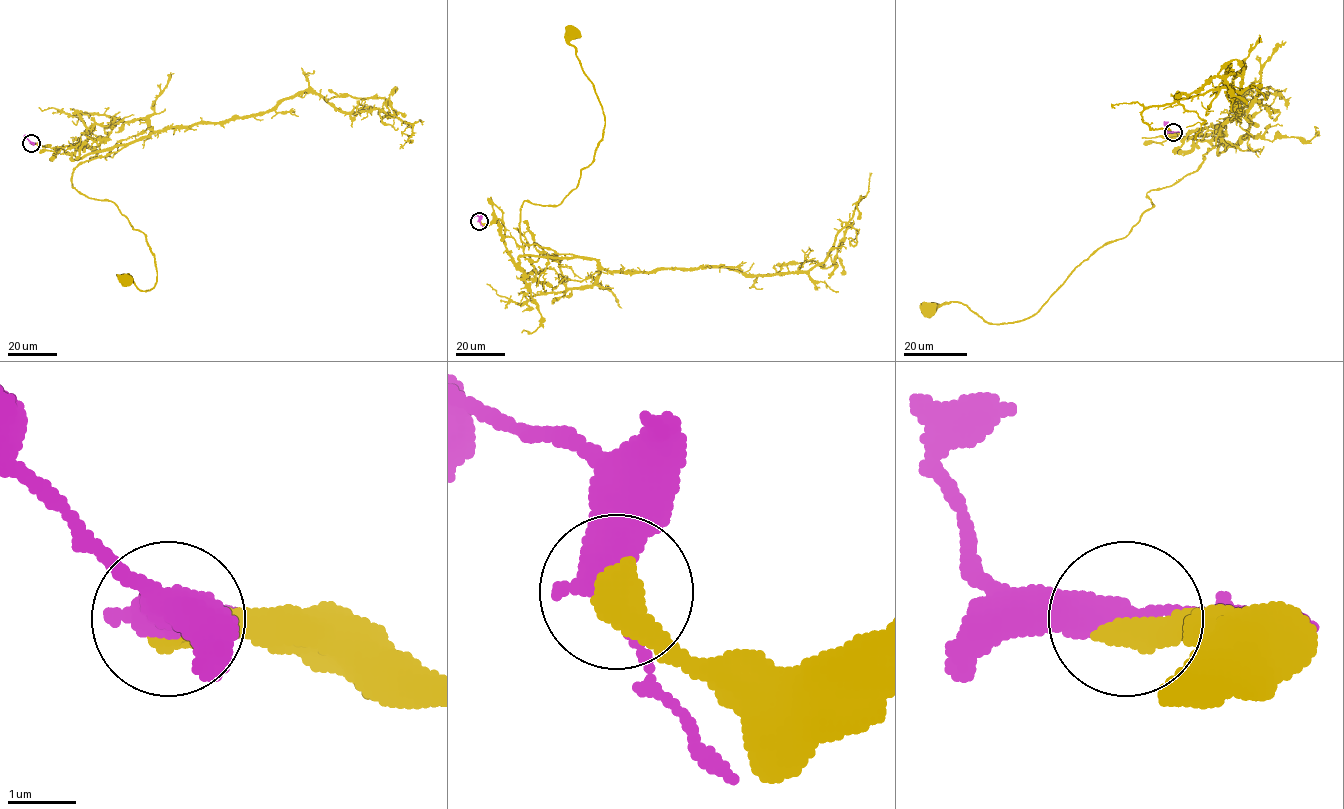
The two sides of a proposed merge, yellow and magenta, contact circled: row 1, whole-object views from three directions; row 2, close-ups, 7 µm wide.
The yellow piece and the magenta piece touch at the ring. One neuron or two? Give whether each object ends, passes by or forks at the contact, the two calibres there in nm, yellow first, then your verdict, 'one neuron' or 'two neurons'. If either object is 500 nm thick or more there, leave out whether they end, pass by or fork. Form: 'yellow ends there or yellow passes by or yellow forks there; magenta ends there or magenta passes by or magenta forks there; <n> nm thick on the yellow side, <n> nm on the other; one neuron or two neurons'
550 nm thick on the yellow side, 400 nm on the other; one neuron

